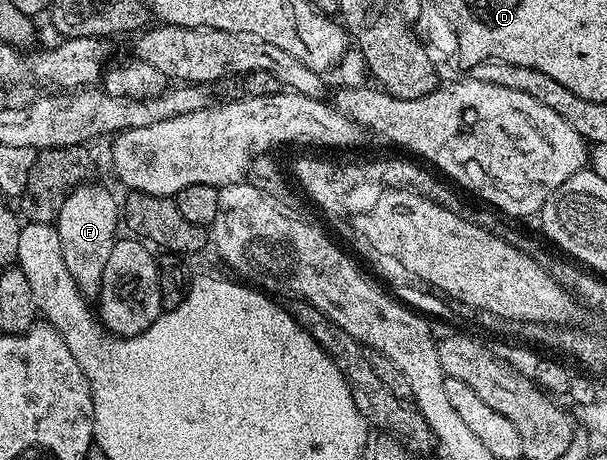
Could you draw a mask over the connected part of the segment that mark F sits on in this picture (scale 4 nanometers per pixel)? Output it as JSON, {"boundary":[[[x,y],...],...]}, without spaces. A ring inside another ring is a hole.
{"boundary":[[[88,182],[73,189],[69,198],[61,206],[54,221],[57,234],[61,238],[61,254],[65,258],[65,267],[72,275],[77,290],[86,298],[95,298],[99,294],[99,283],[105,274],[105,262],[113,250],[117,233],[121,228],[121,204],[107,188]]]}

